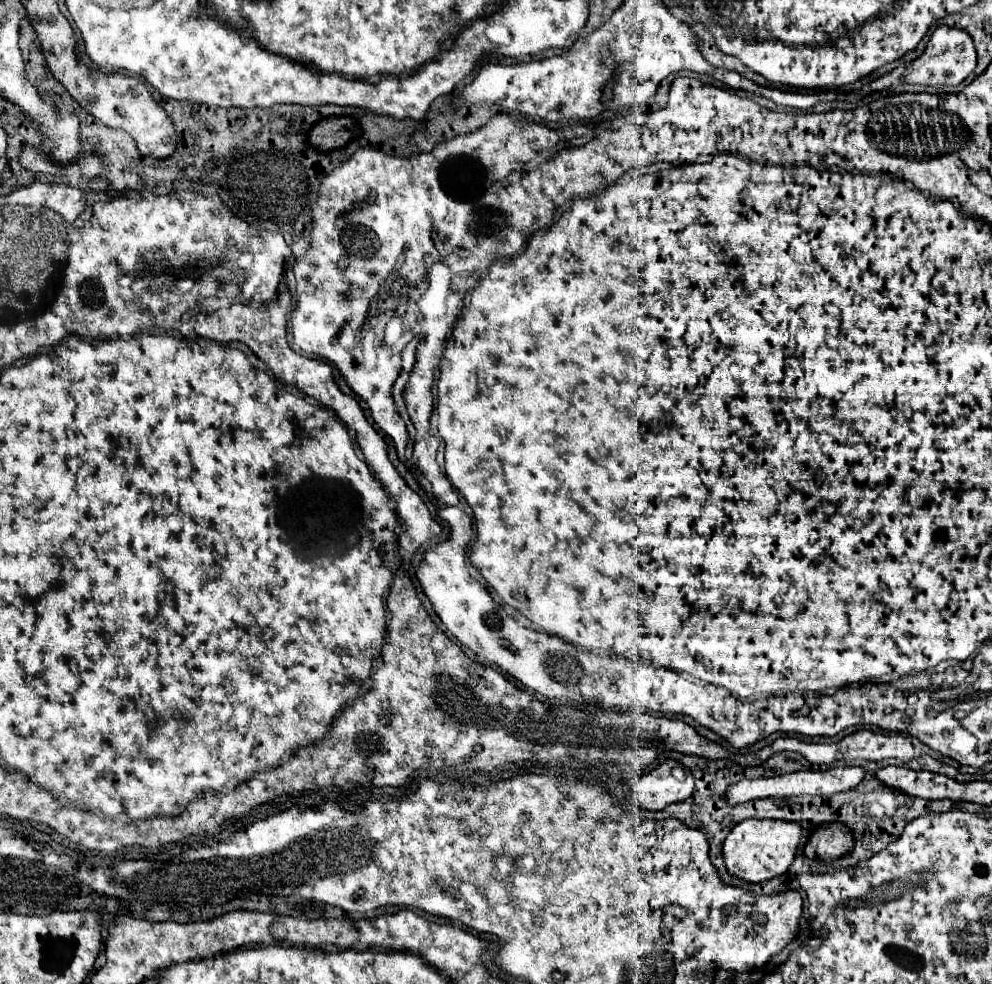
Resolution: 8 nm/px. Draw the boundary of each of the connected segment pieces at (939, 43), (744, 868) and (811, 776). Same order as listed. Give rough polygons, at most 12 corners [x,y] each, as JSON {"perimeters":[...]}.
{"perimeters":[[[940,25],[902,81],[960,85],[976,67],[962,29]],[[746,819],[724,841],[730,875],[760,883],[784,875],[800,825]],[[862,767],[796,771],[740,781],[726,791],[730,805],[790,795],[852,791]]]}

